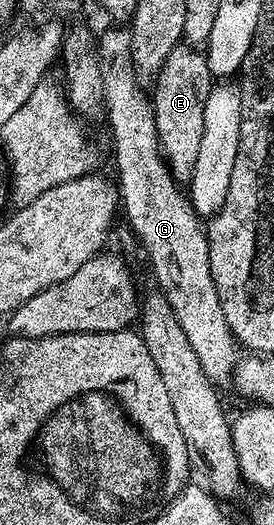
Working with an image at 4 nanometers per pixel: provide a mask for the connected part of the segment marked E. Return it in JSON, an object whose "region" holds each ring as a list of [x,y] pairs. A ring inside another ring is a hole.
{"region":[[[180,44],[169,52],[169,60],[154,79],[155,127],[159,137],[159,151],[167,161],[176,183],[190,183],[197,151],[201,149],[201,128],[205,120],[205,100],[213,85],[207,59],[196,47]]]}

